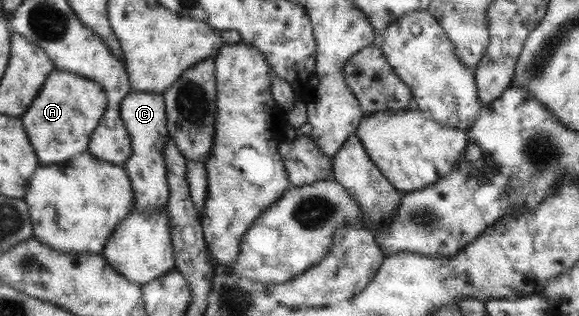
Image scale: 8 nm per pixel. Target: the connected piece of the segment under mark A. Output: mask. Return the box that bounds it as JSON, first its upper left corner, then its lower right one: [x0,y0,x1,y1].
[22,70,107,164]

